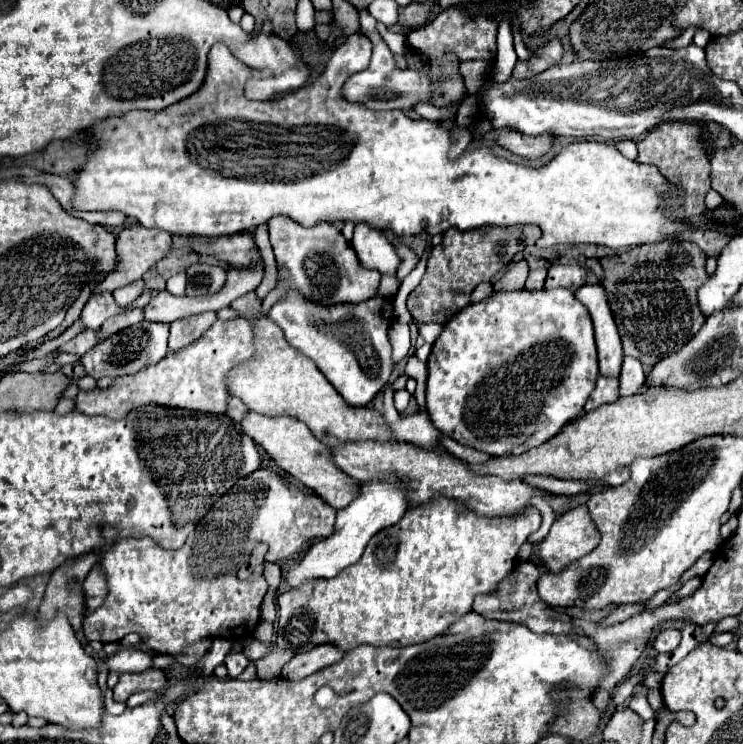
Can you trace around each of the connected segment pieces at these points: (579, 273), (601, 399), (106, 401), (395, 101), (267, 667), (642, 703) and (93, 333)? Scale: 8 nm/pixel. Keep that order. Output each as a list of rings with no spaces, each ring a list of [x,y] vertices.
[[[550,266],[548,268],[548,278],[544,288],[558,288],[564,286],[570,292],[578,292],[578,288],[582,288],[586,284],[586,268],[582,266]]]
[[[600,376],[598,382],[596,382],[594,392],[590,394],[590,398],[588,398],[586,406],[584,406],[584,412],[596,410],[596,408],[602,406],[602,404],[612,404],[612,402],[616,402],[616,400],[620,398],[618,390],[620,390],[618,380],[612,380],[612,378],[604,378],[604,376]]]
[[[232,318],[232,320],[216,320],[196,342],[188,344],[176,354],[166,356],[152,368],[140,370],[136,376],[122,376],[116,378],[108,390],[92,390],[92,392],[78,392],[76,396],[76,410],[84,414],[102,414],[108,418],[124,418],[126,412],[132,408],[156,402],[174,408],[188,408],[188,410],[202,410],[202,412],[220,412],[224,414],[226,400],[230,398],[228,390],[224,388],[224,376],[230,368],[238,362],[250,358],[254,352],[252,348],[252,326],[246,318]]]
[[[366,10],[360,12],[360,26],[362,26],[362,32],[372,42],[372,60],[366,70],[362,70],[346,80],[344,96],[348,100],[362,102],[364,106],[368,106],[372,110],[396,110],[396,108],[398,110],[414,110],[416,104],[420,104],[420,102],[428,102],[436,108],[446,108],[454,102],[462,102],[468,96],[464,76],[460,76],[460,72],[452,72],[448,76],[438,76],[436,80],[432,80],[432,78],[428,78],[426,72],[398,68],[394,64],[394,54],[390,52],[388,44],[382,40],[382,36],[376,28],[376,20]]]
[[[270,652],[264,658],[256,660],[256,668],[258,668],[258,678],[272,678],[272,676],[280,676],[282,666],[294,656],[294,652]]]
[[[634,696],[634,698],[630,700],[628,708],[632,708],[632,710],[642,718],[642,720],[648,720],[648,718],[654,716],[654,712],[652,712],[652,708],[650,708],[646,696]]]
[[[84,330],[76,338],[72,338],[68,344],[60,346],[60,352],[70,352],[70,354],[84,354],[88,352],[94,344],[98,344],[98,330]]]

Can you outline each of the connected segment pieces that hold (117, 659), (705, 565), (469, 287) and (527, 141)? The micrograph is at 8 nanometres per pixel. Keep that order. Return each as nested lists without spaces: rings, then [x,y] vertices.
[[[124,648],[122,652],[106,658],[108,672],[116,672],[118,676],[148,670],[150,662],[152,662],[152,652],[148,654],[148,652],[140,650],[140,648]]]
[[[711,552],[705,553],[695,562],[691,568],[682,574],[679,582],[684,584],[695,576],[704,576],[709,570],[710,566],[713,564],[713,561],[713,554]]]
[[[510,226],[510,228],[476,228],[476,230],[458,230],[450,228],[442,234],[442,244],[432,248],[428,258],[426,274],[422,282],[408,296],[408,310],[416,324],[446,324],[450,316],[460,312],[470,304],[472,290],[502,270],[514,254],[522,252],[526,244],[540,238],[540,228],[536,226]]]
[[[498,130],[494,136],[504,148],[508,148],[510,152],[524,156],[524,158],[536,158],[540,154],[544,154],[550,144],[552,144],[552,134],[544,134],[544,136],[524,136],[520,132],[512,132],[512,130]]]

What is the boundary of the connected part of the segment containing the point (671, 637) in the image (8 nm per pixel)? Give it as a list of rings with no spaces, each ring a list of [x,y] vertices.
[[[660,630],[656,640],[654,640],[654,648],[658,652],[672,652],[676,650],[680,644],[680,632],[678,630]]]

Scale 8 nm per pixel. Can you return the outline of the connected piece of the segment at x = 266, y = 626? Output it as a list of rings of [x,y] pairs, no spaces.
[[[261,619],[254,630],[253,637],[261,642],[269,642],[273,635],[273,624]]]

